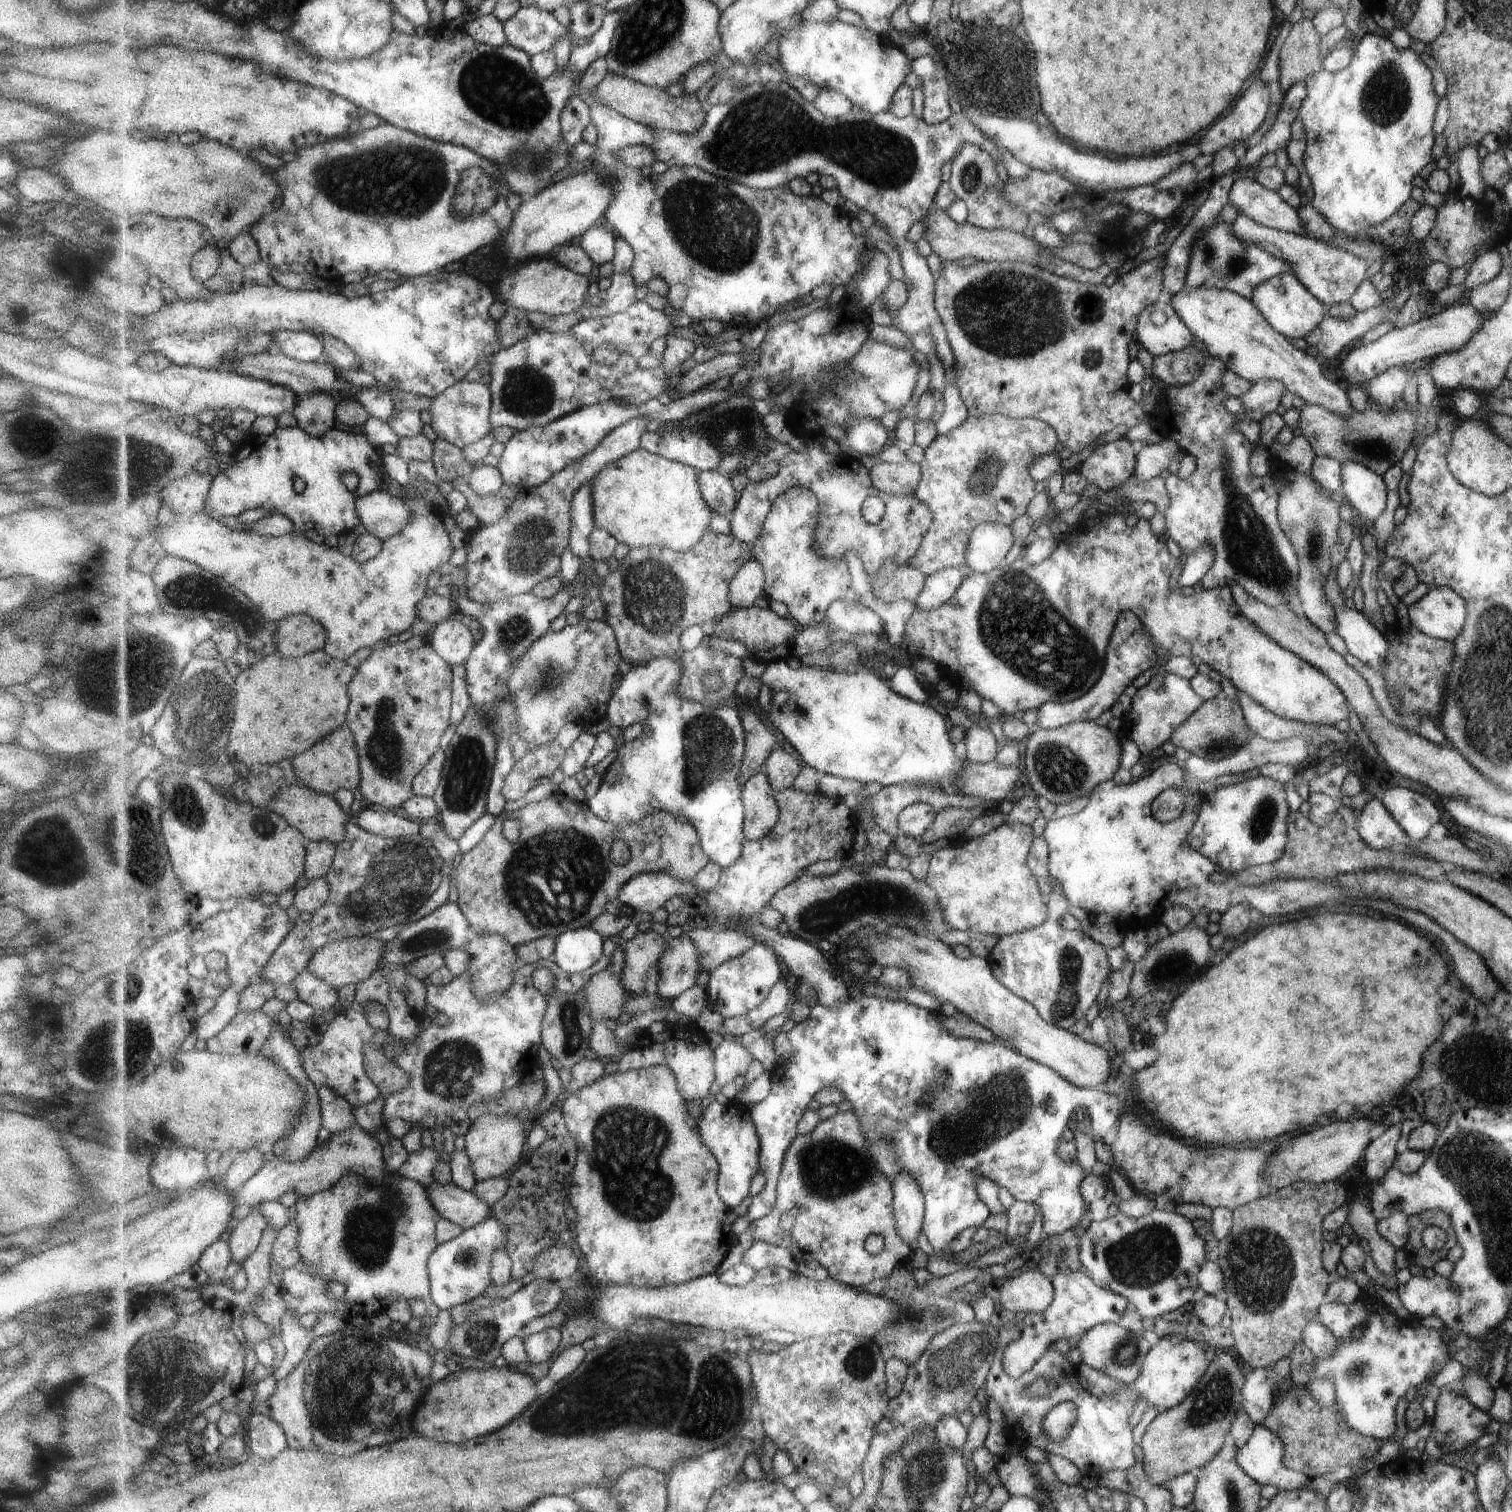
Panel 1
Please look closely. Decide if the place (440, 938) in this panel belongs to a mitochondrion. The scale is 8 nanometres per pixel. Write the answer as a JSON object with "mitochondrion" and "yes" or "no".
{"mitochondrion":"yes"}

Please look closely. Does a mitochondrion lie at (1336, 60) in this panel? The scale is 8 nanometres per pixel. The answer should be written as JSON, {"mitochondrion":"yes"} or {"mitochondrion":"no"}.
{"mitochondrion":"no"}

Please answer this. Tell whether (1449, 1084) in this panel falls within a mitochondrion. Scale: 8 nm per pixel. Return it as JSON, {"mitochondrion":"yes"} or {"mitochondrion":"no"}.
{"mitochondrion":"no"}

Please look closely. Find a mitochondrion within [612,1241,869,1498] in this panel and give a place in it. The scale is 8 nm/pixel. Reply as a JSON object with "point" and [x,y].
{"point":[826,1396]}

